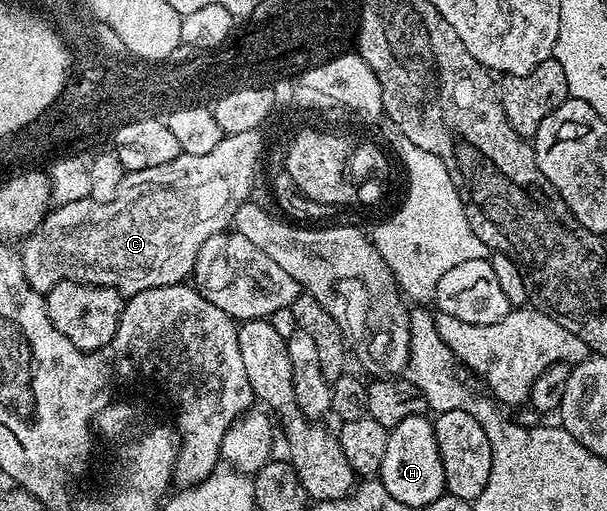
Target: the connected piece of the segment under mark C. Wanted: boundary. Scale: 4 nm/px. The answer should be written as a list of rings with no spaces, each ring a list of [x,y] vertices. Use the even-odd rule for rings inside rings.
[[[257,131],[244,132],[243,134],[235,134],[234,136],[222,135],[221,140],[215,146],[215,150],[210,150],[208,154],[191,154],[190,156],[182,154],[163,166],[151,166],[151,170],[126,172],[123,182],[119,186],[115,198],[111,198],[111,202],[95,202],[86,198],[79,202],[67,202],[66,204],[54,207],[46,215],[38,228],[24,239],[22,244],[25,245],[20,245],[19,251],[21,254],[23,274],[30,286],[42,294],[51,291],[59,282],[77,280],[80,284],[102,284],[108,288],[114,288],[116,292],[120,292],[122,297],[125,298],[139,294],[143,290],[151,290],[159,286],[171,286],[172,284],[188,281],[193,275],[193,267],[195,266],[195,258],[199,254],[199,246],[203,246],[203,242],[207,242],[207,238],[226,231],[233,223],[235,210],[239,210],[239,206],[246,203],[254,195],[255,190],[249,187],[249,176],[259,176]]]

